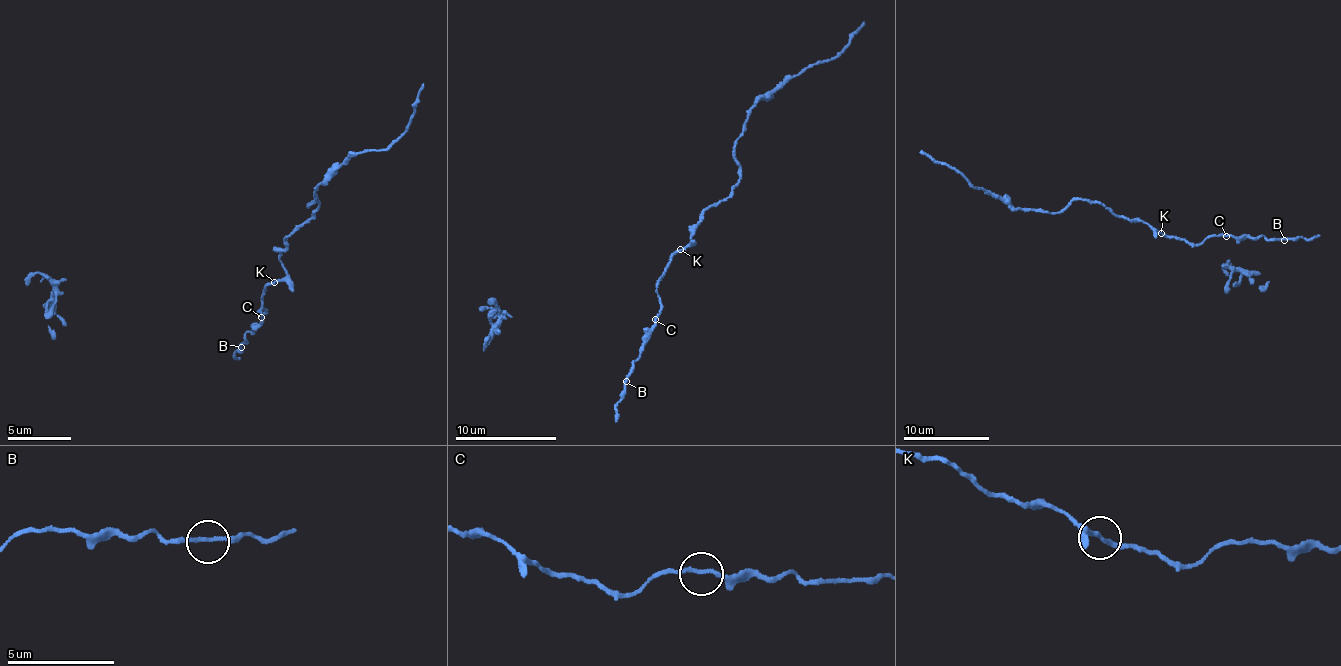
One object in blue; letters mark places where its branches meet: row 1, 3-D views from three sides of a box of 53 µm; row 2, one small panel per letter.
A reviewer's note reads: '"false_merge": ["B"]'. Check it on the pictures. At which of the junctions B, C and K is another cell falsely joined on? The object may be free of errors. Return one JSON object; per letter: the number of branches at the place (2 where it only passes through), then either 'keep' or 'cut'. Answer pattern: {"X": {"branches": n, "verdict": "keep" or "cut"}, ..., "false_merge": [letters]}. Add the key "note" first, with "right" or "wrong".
{"note": "wrong", "B": {"branches": 2, "verdict": "keep"}, "C": {"branches": 2, "verdict": "keep"}, "K": {"branches": 2, "verdict": "keep"}, "false_merge": []}

